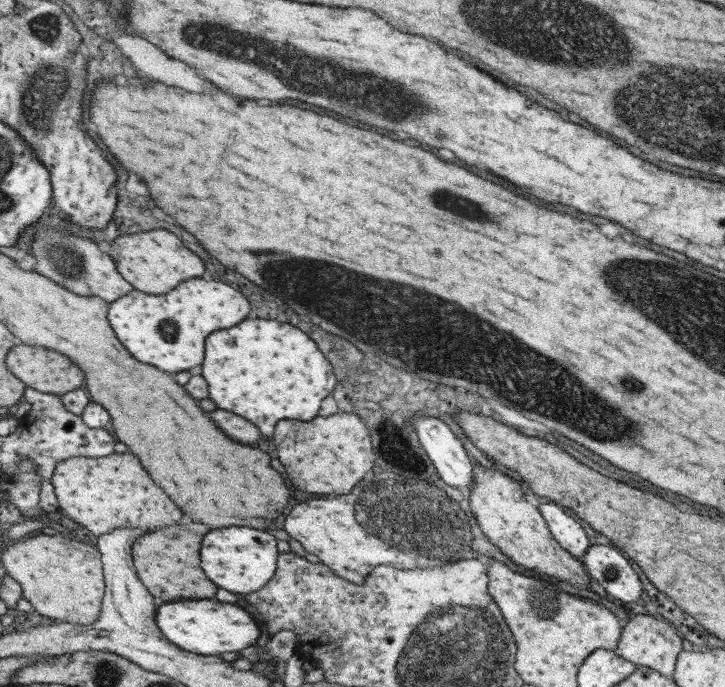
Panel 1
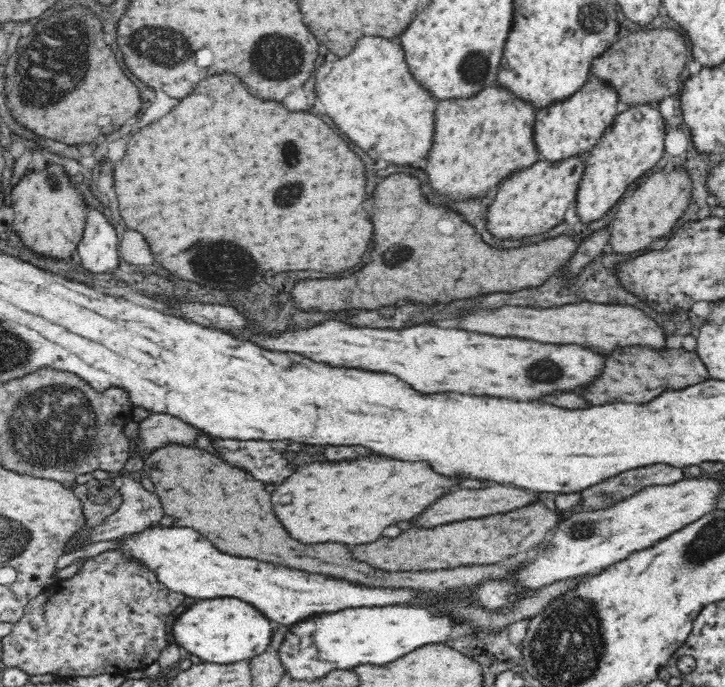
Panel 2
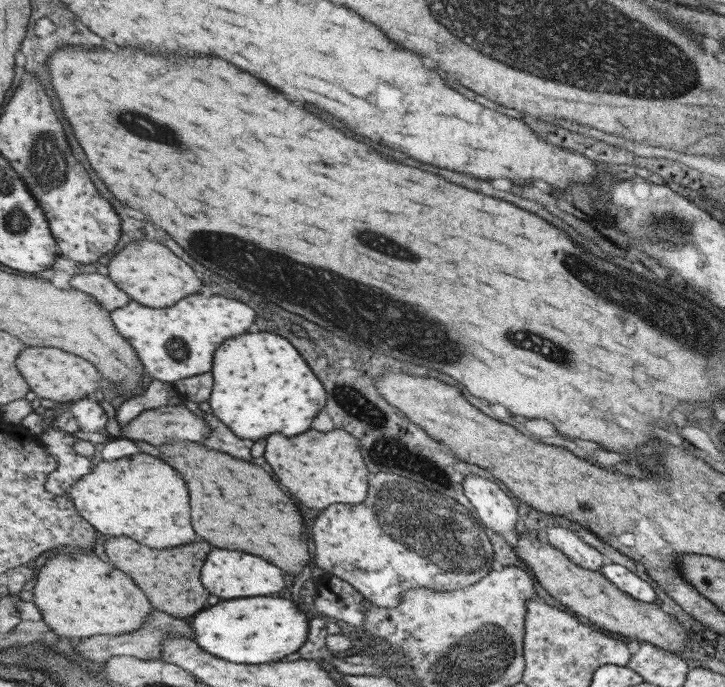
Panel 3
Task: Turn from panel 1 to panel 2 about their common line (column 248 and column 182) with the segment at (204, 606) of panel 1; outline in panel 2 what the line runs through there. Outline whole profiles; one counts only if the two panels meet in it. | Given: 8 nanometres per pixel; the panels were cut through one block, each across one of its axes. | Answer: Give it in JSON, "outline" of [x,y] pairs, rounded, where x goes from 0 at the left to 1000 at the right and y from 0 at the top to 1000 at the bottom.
{"outline":[[[303,869],[268,876],[237,905],[234,917],[243,937],[262,952],[279,958],[281,964],[316,968],[361,952],[372,934],[378,913],[372,902],[361,900],[361,894],[356,894],[345,879],[320,869]]]}

